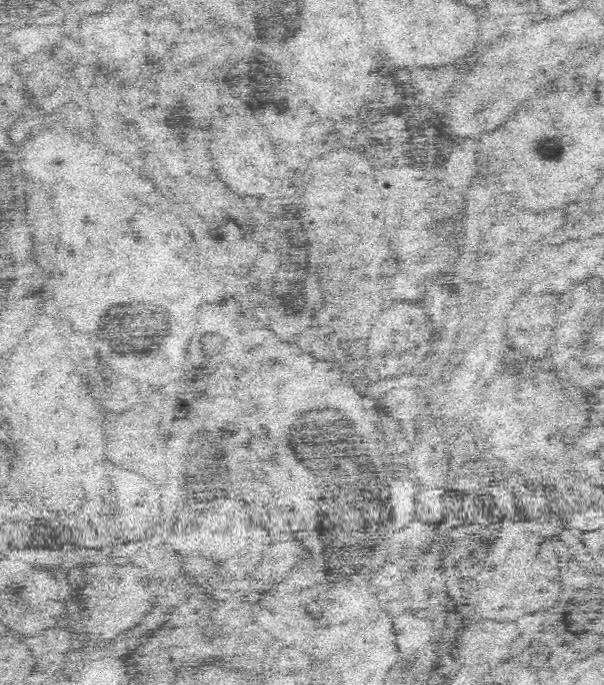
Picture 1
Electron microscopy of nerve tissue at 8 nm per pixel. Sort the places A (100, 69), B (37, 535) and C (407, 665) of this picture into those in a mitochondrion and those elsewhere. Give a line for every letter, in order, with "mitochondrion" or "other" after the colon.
A: other
B: mitochondrion
C: other

